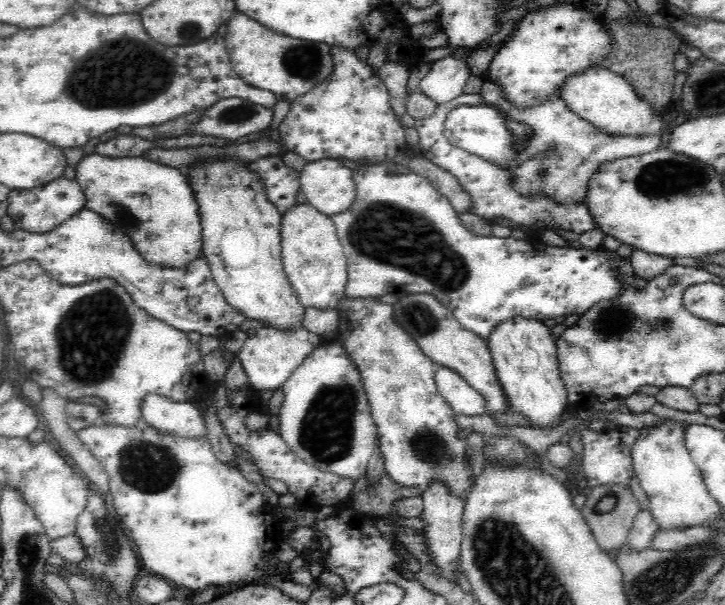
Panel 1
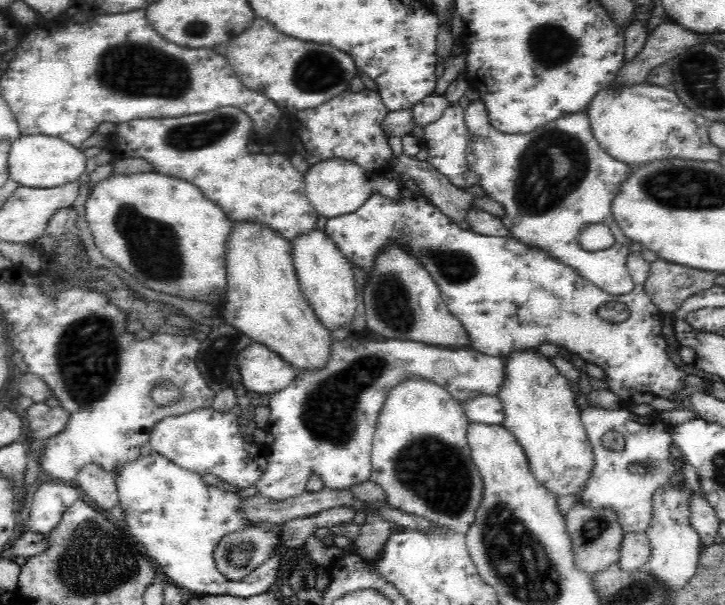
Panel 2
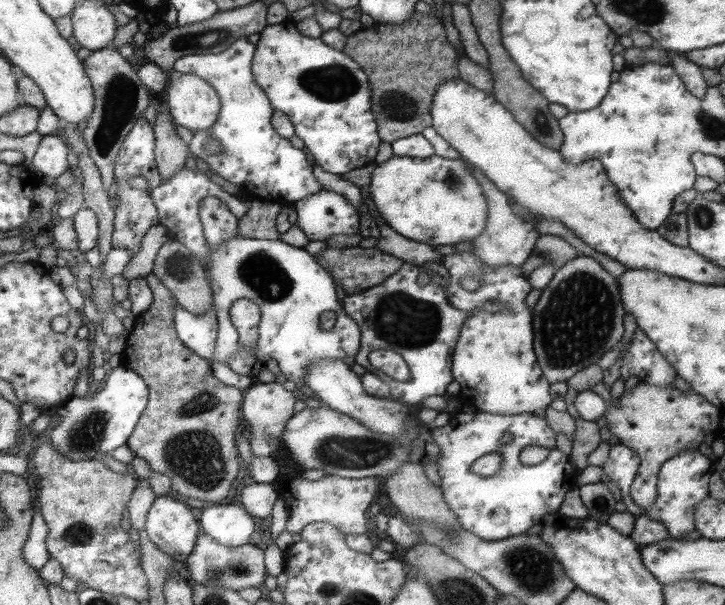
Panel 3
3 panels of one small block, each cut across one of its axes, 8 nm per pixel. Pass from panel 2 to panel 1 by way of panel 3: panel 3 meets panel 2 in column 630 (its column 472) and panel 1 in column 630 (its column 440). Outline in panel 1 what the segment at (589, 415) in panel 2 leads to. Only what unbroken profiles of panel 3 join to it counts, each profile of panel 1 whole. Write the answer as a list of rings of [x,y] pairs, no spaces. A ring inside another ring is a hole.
[[[622,426],[618,430],[602,430],[594,432],[590,428],[580,428],[582,432],[582,444],[584,444],[584,456],[582,456],[582,474],[588,480],[588,488],[596,488],[602,484],[622,484],[630,488],[630,476],[636,476],[634,462],[630,456],[630,448],[634,440],[638,438],[638,428]]]

